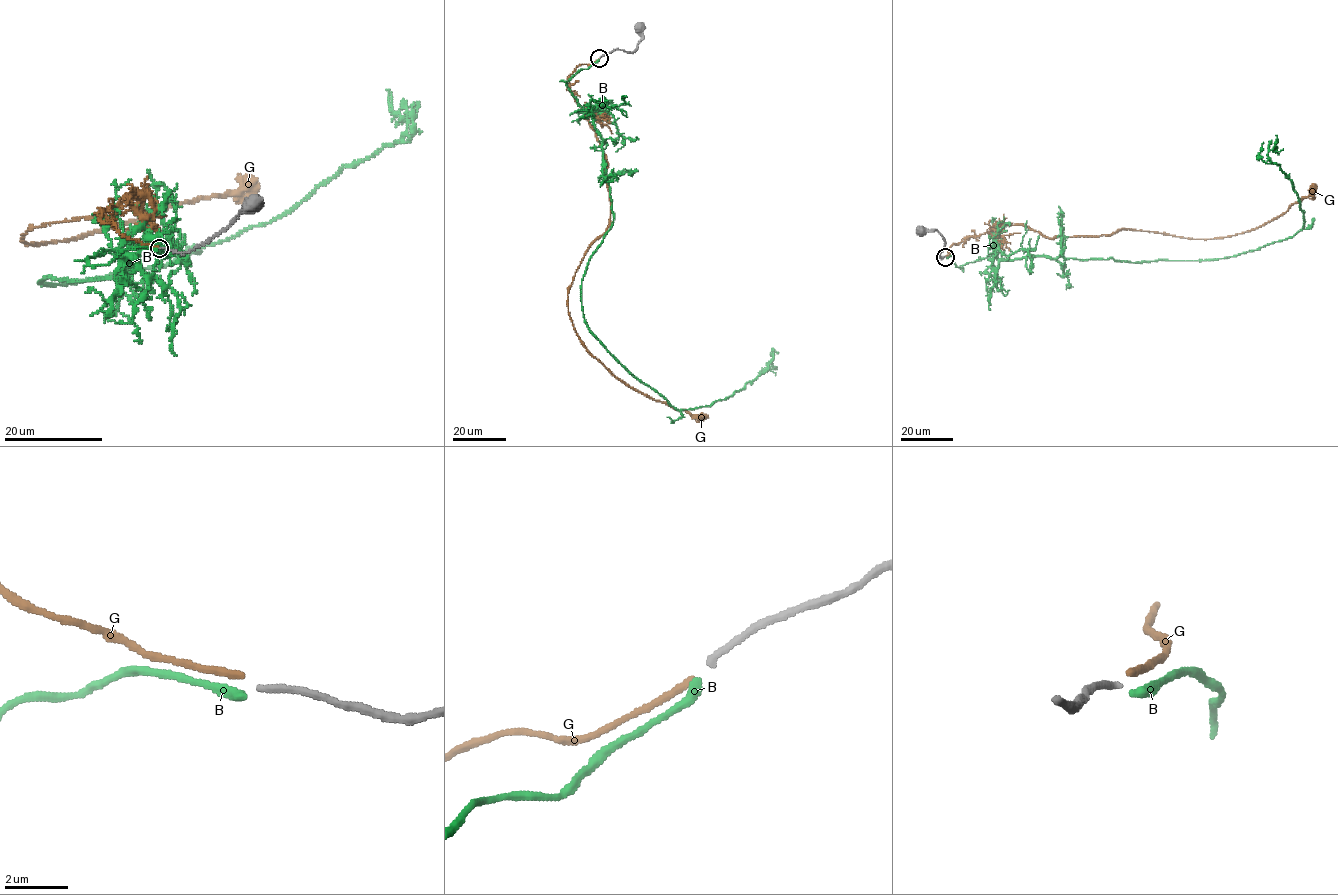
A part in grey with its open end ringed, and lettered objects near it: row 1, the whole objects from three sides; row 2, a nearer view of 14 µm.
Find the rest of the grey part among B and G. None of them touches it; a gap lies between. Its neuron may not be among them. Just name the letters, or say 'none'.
B

